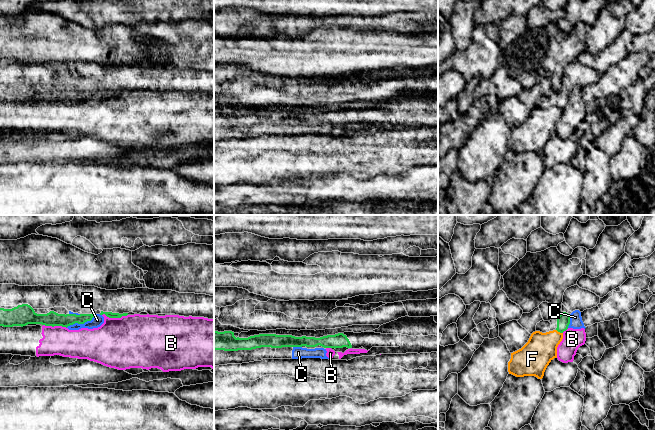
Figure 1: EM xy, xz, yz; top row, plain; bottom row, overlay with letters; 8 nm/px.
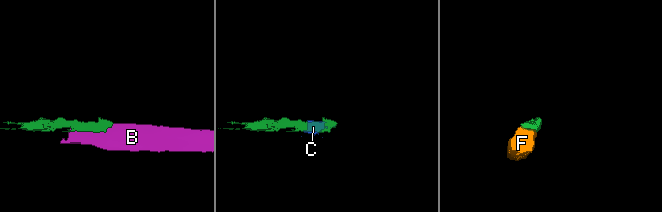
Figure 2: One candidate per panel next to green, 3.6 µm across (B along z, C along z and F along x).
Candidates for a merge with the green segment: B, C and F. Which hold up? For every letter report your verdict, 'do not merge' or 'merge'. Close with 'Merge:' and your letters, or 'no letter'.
B: do not merge
C: do not merge
F: do not merge
Merge: no letter

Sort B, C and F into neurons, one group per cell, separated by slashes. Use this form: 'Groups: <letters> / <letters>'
Groups: B C / F

